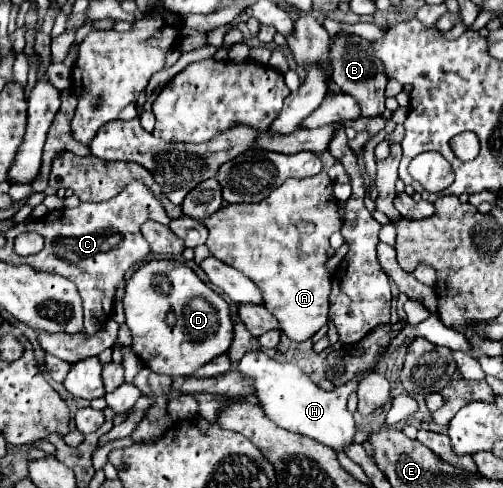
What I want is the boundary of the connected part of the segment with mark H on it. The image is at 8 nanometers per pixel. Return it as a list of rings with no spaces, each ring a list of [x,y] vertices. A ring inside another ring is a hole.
[[[258,348],[246,352],[246,356],[240,360],[238,370],[256,382],[256,396],[260,398],[266,416],[274,420],[278,426],[314,438],[316,442],[330,446],[334,452],[344,452],[354,442],[356,428],[352,414],[346,410],[346,398],[352,390],[358,388],[356,380],[326,392],[320,386],[316,386],[298,366],[276,362]]]

